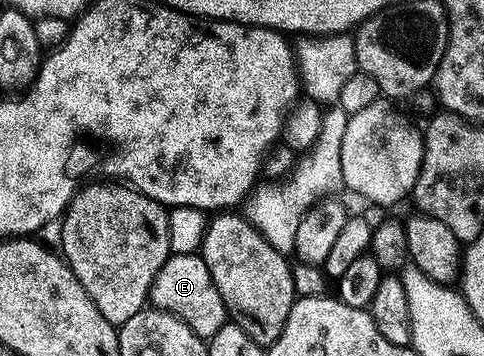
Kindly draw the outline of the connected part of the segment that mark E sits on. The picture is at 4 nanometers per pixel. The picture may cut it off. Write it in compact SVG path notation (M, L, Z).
M199 253L172 254L158 268L158 276L154 276L154 284L148 293L148 302L153 307L167 314L173 314L182 324L186 324L199 338L209 339L229 321L226 308L222 304L222 296L218 296L218 288L214 288L214 280L210 276L210 268L206 268Z

